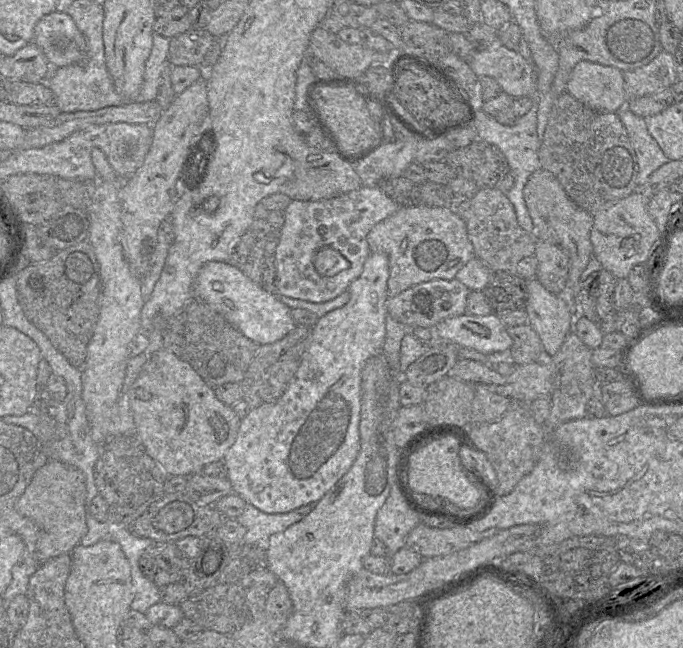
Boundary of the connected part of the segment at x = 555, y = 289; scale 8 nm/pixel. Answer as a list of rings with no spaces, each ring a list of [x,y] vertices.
[[[536,240],[536,279],[550,292],[560,294],[568,279],[568,256],[557,245]]]

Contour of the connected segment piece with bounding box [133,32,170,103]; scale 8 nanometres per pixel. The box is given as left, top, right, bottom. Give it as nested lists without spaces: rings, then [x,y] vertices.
[[[153,32],[153,45],[146,61],[142,87],[133,102],[154,101],[158,92],[160,77],[168,64],[170,39]]]

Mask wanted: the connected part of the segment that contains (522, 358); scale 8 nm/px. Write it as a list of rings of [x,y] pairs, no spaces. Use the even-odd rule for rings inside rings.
[[[529,323],[507,327],[507,333],[512,339],[509,351],[516,366],[547,359],[544,358],[541,340]]]

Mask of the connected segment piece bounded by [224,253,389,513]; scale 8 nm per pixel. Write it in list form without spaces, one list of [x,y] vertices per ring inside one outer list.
[[[370,253],[367,257],[360,276],[348,287],[349,301],[341,308],[328,312],[318,318],[311,328],[311,340],[302,356],[299,368],[284,394],[274,403],[266,403],[252,408],[247,416],[241,419],[238,434],[233,445],[224,456],[226,477],[232,485],[233,493],[241,496],[264,513],[287,513],[311,502],[320,500],[350,469],[360,450],[360,411],[361,411],[361,372],[366,361],[382,352],[385,340],[387,316],[387,281],[389,278],[389,261],[386,254]]]

